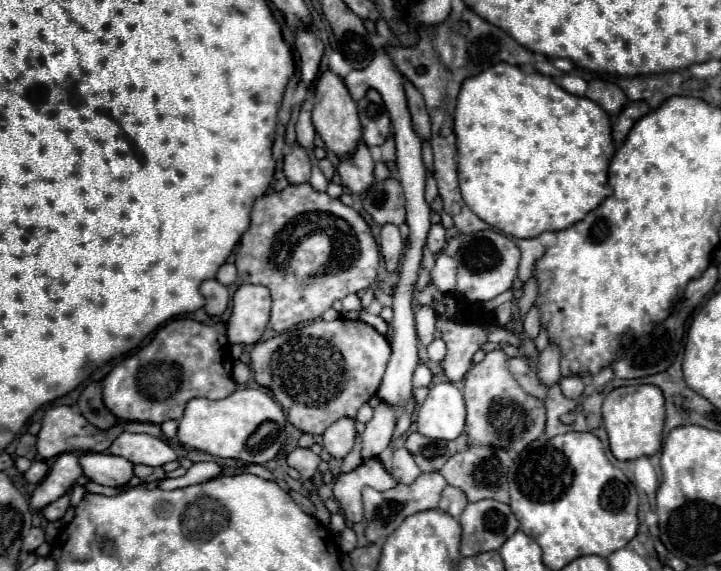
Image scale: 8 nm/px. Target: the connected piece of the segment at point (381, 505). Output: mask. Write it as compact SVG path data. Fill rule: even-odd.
M420 473L418 479L410 485L402 485L398 483L394 489L388 489L384 493L374 491L370 487L366 487L362 491L362 497L366 499L366 537L370 543L382 543L392 531L396 531L396 527L408 517L414 515L418 511L426 511L426 509L436 509L438 501L440 501L440 493L446 487L446 479L440 473Z

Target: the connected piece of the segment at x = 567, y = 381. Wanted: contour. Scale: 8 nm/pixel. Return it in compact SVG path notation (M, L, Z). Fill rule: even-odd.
M564 377L564 379L560 381L560 387L562 387L562 393L564 393L566 397L572 397L572 399L580 397L582 391L584 391L584 383L582 383L578 377Z

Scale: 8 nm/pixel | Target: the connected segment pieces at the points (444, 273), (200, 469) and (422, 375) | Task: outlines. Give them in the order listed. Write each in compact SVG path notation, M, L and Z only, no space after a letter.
M440 253L436 259L436 267L432 271L432 283L436 283L436 287L440 287L440 291L444 291L444 293L454 293L456 267L458 267L456 257Z
M214 461L192 463L192 467L188 469L188 473L184 477L180 477L180 479L162 479L162 481L158 481L158 487L160 489L180 489L180 487L210 481L210 479L214 479L218 475L220 475L220 465L214 463Z
M418 365L414 371L414 387L428 387L432 381L432 373L426 365Z

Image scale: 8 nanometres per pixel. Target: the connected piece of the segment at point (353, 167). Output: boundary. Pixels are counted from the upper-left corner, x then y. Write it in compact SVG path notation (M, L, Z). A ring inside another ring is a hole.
M360 143L350 159L340 161L338 173L342 177L342 185L348 187L352 195L364 193L374 183L374 159L370 155L370 149Z

